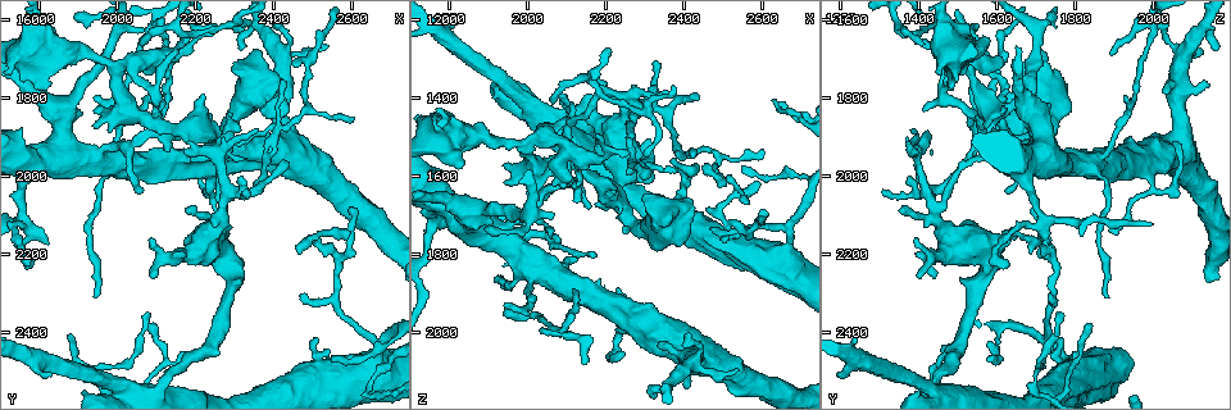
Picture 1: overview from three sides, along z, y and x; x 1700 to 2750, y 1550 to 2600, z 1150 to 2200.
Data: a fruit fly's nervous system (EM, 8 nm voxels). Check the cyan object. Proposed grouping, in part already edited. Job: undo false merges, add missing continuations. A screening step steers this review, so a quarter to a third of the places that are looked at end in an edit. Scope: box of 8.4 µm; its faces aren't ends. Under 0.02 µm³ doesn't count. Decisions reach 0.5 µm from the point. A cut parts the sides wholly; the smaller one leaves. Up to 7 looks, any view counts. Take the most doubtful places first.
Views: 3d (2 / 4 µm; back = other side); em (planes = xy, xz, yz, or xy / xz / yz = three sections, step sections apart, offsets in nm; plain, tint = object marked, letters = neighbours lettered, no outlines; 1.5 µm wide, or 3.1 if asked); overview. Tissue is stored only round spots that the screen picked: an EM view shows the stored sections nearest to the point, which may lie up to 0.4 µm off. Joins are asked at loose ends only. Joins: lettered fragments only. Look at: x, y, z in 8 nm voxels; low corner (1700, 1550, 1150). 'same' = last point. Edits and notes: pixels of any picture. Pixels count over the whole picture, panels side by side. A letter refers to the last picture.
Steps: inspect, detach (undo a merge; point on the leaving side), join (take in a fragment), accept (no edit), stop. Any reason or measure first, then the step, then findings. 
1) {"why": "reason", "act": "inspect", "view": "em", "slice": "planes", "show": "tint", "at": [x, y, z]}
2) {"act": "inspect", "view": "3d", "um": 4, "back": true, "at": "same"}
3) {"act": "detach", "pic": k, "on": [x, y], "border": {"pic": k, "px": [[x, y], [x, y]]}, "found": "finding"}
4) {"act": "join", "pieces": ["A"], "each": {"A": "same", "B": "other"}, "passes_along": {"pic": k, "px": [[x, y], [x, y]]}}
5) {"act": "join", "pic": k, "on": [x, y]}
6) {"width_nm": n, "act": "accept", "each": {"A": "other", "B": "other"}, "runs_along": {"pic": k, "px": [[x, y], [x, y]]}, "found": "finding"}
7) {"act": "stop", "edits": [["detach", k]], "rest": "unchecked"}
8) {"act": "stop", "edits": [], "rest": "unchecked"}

{"why": "thin end", "act": "inspect", "view": "em", "slice": "planes", "show": "tint", "at": [2230, 2135, 1885]}

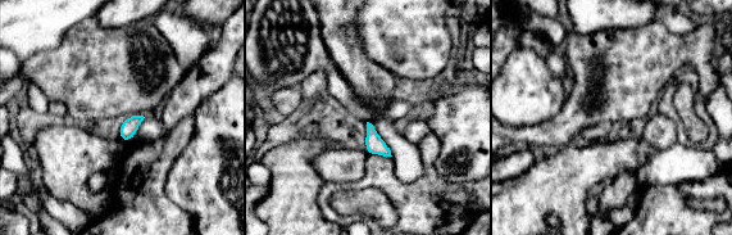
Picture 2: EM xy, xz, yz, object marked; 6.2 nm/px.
{"act": "inspect", "view": "em", "slice": "planes", "show": "letters", "at": "same"}

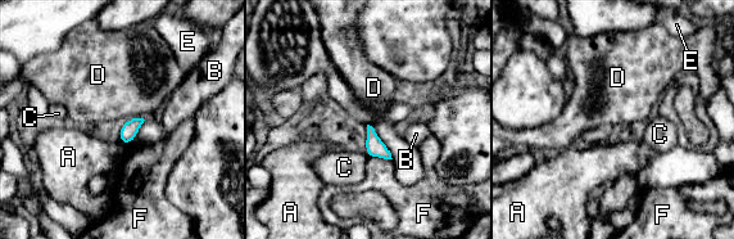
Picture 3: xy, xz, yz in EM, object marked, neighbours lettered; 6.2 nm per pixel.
{"act": "accept", "each": {"A": "other", "B": "other", "C": "other", "D": "other", "E": "other", "F": "other"}, "border": {"pic": 3, "px": [[144, 118], [127, 118], [125, 121]]}, "found": "none of them fits"}

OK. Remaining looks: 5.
{"why": "stops while still wide", "act": "inspect", "view": "3d", "um": 4, "at": [1790, 1780, 1485]}

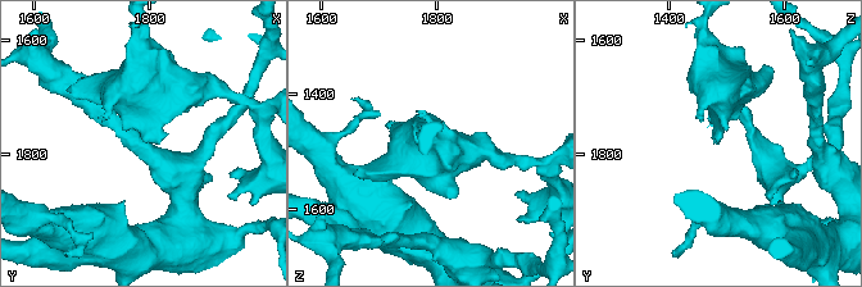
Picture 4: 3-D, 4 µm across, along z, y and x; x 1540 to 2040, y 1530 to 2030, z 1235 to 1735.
{"act": "inspect", "view": "em", "slice": "planes", "show": "letters", "at": [1795, 1775, 1495]}

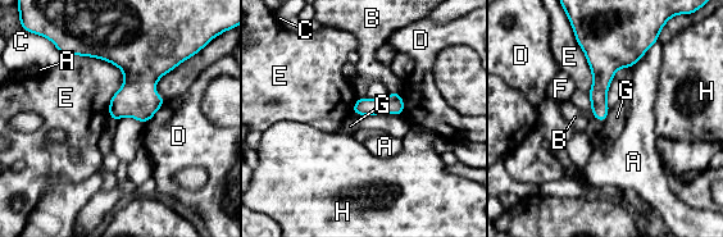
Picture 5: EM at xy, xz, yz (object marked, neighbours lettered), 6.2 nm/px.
{"act": "accept", "each": {"A": "other", "B": "other", "C": "other", "D": "other", "E": "other", "F": "other", "G": "other", "H": "other"}, "border": {"pic": 5, "px": [[401, 114], [367, 114], [363, 117]]}, "found": "no lettered fragment goes on from it"}

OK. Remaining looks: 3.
{"why": "an open end", "act": "inspect", "view": "em", "slice": "planes", "show": "tint", "at": [1940, 2300, 1885]}

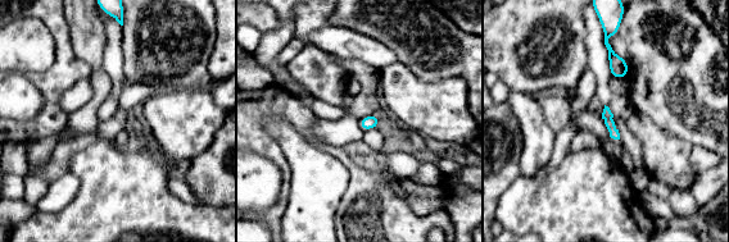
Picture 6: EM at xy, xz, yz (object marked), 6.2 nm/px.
{"act": "inspect", "view": "em", "slice": "planes", "show": "letters", "at": "same"}

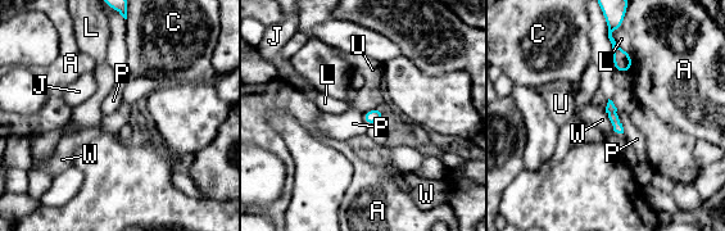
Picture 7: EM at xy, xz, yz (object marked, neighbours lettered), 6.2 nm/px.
{"act": "accept", "each": {"A": "other", "C": "other", "J": "other", "L": "other", "P": "other", "U": "other", "W": "other"}, "border": {"pic": 7, "px": [[616, 109], [624, 132]]}, "found": "no lettered fragment goes on from it"}

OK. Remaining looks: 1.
{"act": "stop", "edits": [], "rest": "unchecked"}

